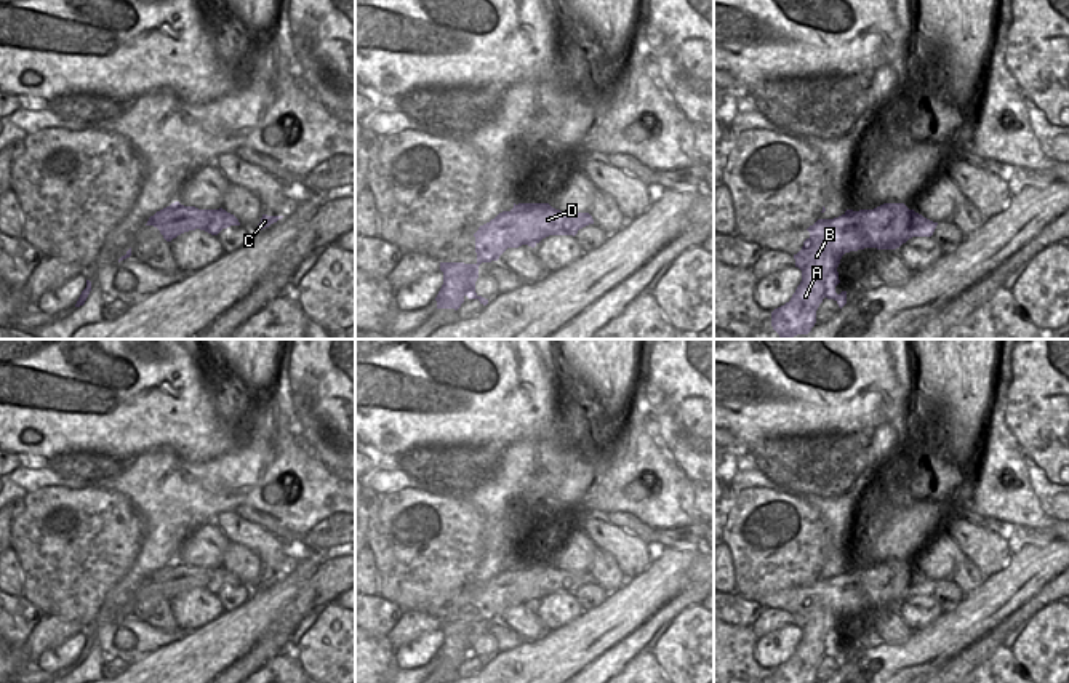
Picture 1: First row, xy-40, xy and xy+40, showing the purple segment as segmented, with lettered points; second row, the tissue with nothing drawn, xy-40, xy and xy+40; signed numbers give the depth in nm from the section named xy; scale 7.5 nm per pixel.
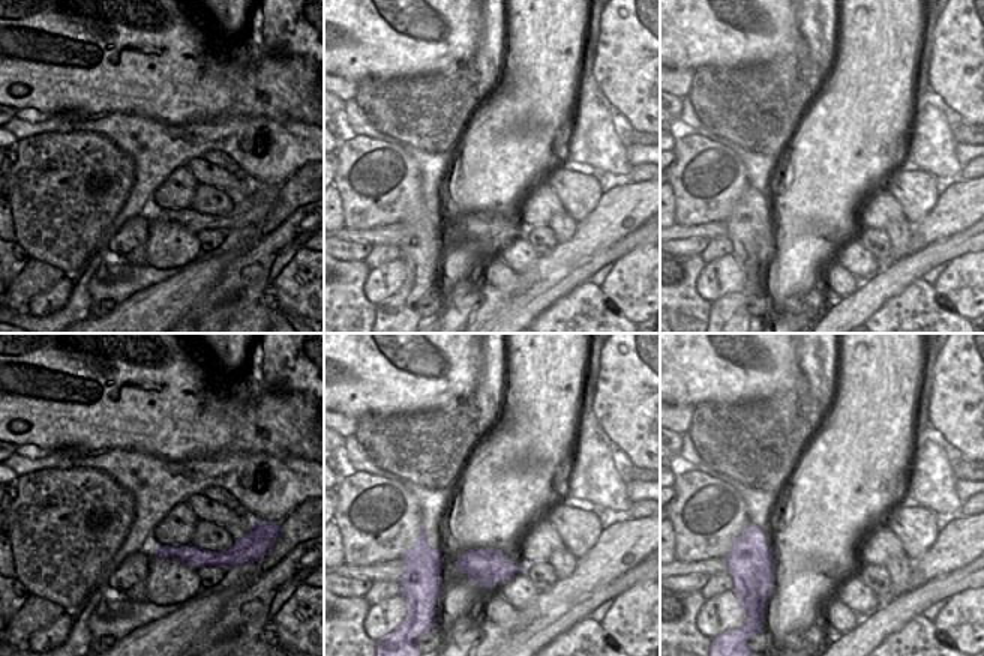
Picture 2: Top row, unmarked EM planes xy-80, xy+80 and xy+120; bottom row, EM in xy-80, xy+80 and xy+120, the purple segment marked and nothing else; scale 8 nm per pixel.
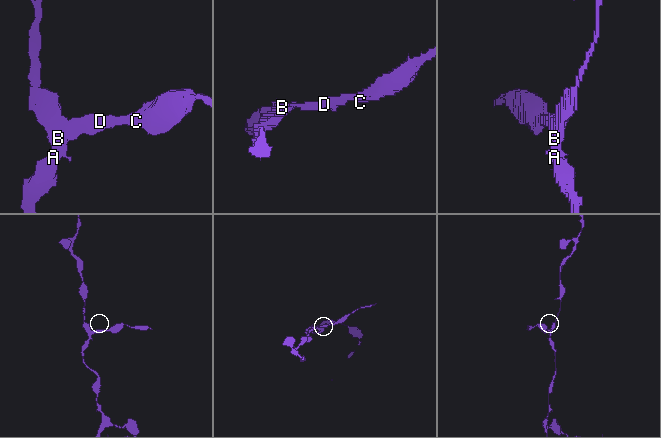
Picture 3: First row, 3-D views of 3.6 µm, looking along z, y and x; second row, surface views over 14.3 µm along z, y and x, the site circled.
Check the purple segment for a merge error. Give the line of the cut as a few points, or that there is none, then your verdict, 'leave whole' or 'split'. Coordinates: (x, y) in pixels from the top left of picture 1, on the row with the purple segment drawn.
cut in xy+40 along (853, 211), (853, 226), (848, 232), (860, 234), (866, 247); split

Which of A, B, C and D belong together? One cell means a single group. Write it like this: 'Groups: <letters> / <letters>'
Groups: A B / C D

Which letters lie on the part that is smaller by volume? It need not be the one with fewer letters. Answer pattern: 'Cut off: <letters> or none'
Cut off: C, D

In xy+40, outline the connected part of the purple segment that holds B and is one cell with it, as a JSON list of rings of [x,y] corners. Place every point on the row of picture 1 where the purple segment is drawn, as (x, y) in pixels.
[[[847,210],[834,219],[818,219],[807,230],[810,237],[794,254],[795,267],[802,270],[802,282],[791,301],[771,312],[771,326],[779,339],[808,334],[816,323],[816,310],[824,298],[834,299],[842,309],[847,291],[835,293],[840,283],[837,267],[845,253],[866,248],[863,235],[850,235],[855,211]]]

